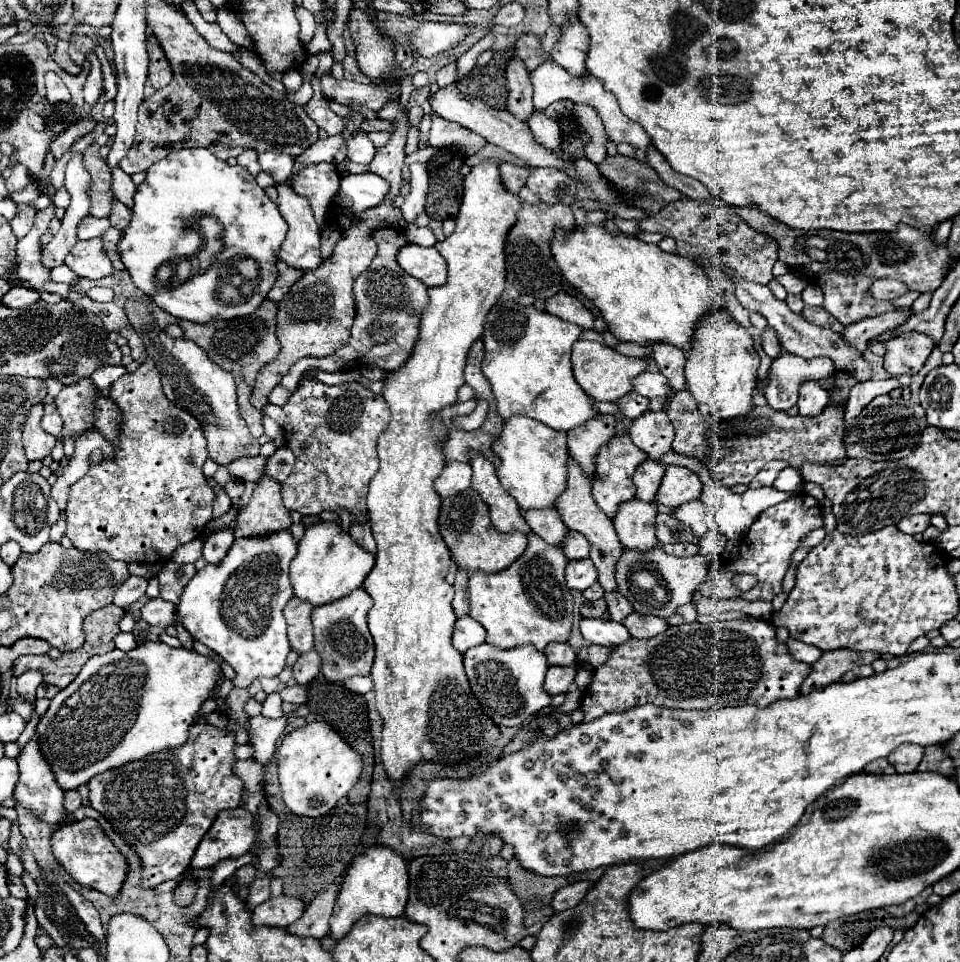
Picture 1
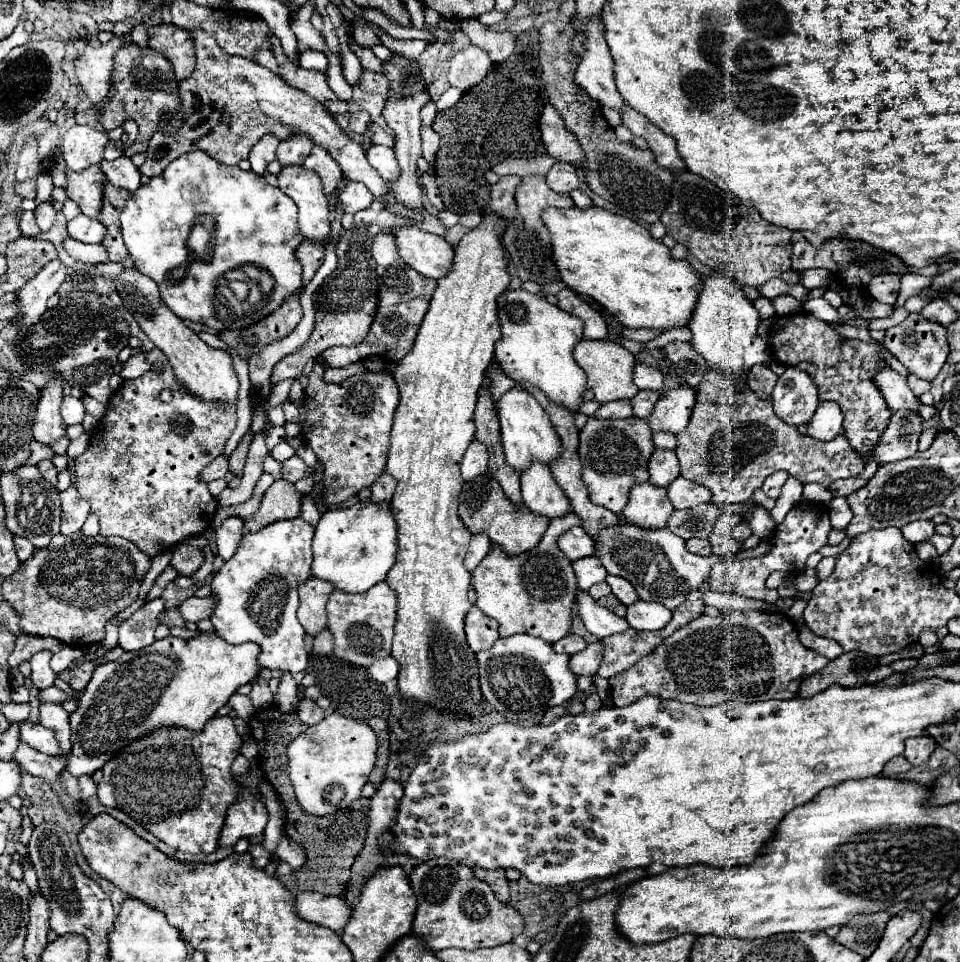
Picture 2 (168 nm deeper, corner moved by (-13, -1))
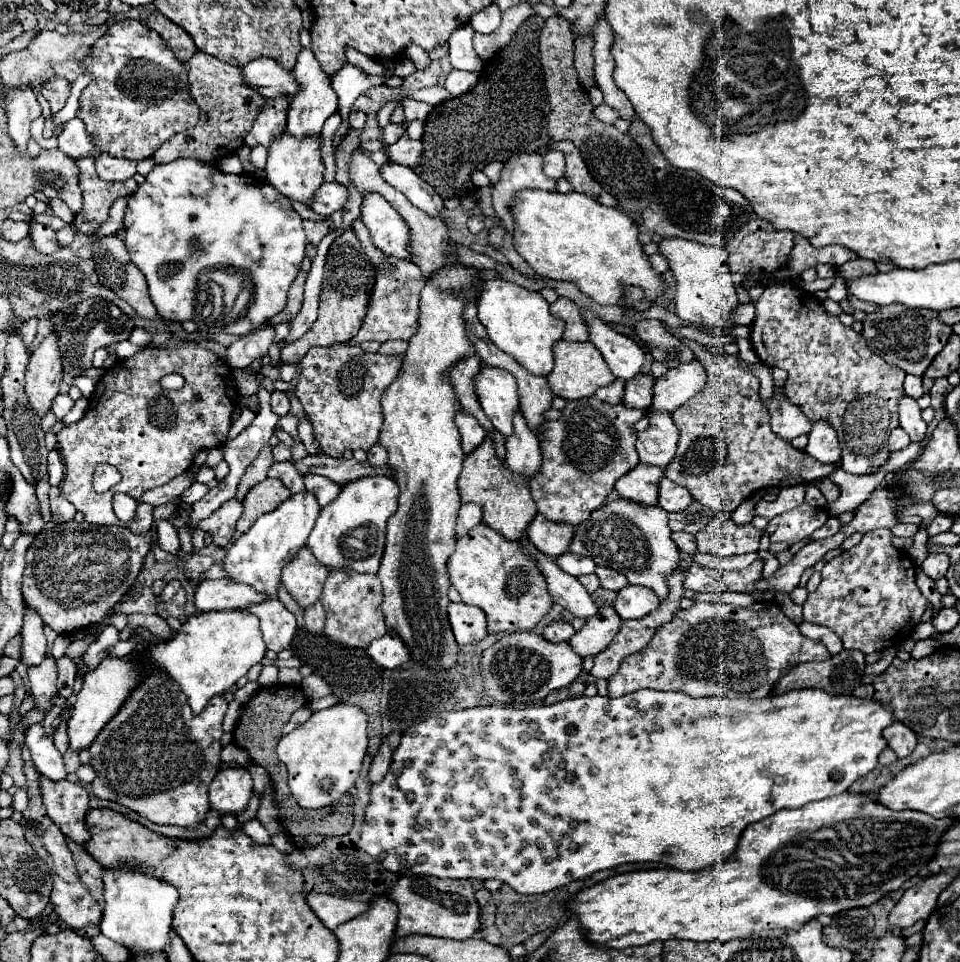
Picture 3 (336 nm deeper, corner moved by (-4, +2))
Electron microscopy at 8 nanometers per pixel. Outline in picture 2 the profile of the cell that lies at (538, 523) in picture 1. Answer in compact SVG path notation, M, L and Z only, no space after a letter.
M532 462L522 474L520 474L520 488L524 504L542 516L558 518L570 512L570 502L566 494L560 490L556 480L552 478L552 472L542 462Z

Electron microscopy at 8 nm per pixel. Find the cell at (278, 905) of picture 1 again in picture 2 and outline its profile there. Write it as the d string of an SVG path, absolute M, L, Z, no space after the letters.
M302 892L296 896L296 912L314 924L342 932L352 918L352 906L348 906L340 896L324 896L318 892Z

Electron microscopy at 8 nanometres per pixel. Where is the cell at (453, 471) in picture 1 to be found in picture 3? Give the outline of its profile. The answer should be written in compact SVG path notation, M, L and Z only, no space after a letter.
M459 411L455 417L455 423L461 431L461 445L463 445L463 453L469 455L475 447L479 447L479 443L483 443L485 439L485 431L483 427L477 423L475 417Z

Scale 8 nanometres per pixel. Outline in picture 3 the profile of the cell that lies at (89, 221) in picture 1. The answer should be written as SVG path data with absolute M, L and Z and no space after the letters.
M65 225L63 229L57 231L57 241L61 247L69 247L73 243L73 239L75 239L75 231L71 225Z

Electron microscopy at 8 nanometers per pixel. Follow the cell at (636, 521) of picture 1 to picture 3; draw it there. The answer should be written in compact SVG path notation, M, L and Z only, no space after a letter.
M639 463L633 471L623 475L623 479L617 479L615 489L621 499L643 503L645 507L655 507L661 477L663 477L661 467L645 467Z

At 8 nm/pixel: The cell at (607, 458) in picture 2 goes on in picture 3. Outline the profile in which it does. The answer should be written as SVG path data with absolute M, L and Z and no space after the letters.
M595 397L569 401L563 415L543 427L543 465L529 487L539 513L551 521L579 525L591 511L601 507L605 497L615 489L615 481L639 465L633 425L643 415L643 409L609 405Z

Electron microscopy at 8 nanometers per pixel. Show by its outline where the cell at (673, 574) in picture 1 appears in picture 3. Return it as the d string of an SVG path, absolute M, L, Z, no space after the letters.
M617 499L595 509L591 517L575 529L571 551L591 557L601 567L611 567L623 573L631 585L651 589L661 601L669 593L667 577L681 565L679 549L675 547L667 525L667 511L661 507L643 507L625 499Z

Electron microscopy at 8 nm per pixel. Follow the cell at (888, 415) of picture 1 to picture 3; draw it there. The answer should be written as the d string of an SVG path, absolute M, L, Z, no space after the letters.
M895 427L887 439L887 447L891 451L899 451L899 449L905 449L907 445L911 443L911 439L907 439L907 433L901 429L901 427Z

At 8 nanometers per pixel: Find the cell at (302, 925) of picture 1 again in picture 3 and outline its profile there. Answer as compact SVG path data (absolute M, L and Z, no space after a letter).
M391 733L391 735L383 741L381 749L377 751L377 755L373 757L373 763L371 763L369 783L379 783L379 779L383 779L383 775L387 775L389 765L391 765L391 755L393 755L395 747L399 745L399 739L401 739L399 733Z

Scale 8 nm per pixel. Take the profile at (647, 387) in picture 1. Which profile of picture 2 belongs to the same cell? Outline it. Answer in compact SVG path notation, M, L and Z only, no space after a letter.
M636 362L634 366L634 374L632 374L632 382L640 388L640 390L656 390L662 392L664 388L664 376L658 368L652 368L644 362Z

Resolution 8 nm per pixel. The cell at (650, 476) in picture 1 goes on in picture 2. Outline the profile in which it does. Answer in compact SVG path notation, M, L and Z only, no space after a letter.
M654 448L650 462L648 462L650 482L656 486L668 486L672 480L680 476L680 464L674 450Z

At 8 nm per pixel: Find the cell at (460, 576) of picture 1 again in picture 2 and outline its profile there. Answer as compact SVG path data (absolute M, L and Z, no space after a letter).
M484 532L472 534L472 540L468 544L468 552L466 552L466 558L464 558L468 572L472 572L476 568L476 564L480 564L480 560L488 552L488 548L490 548L490 538Z

